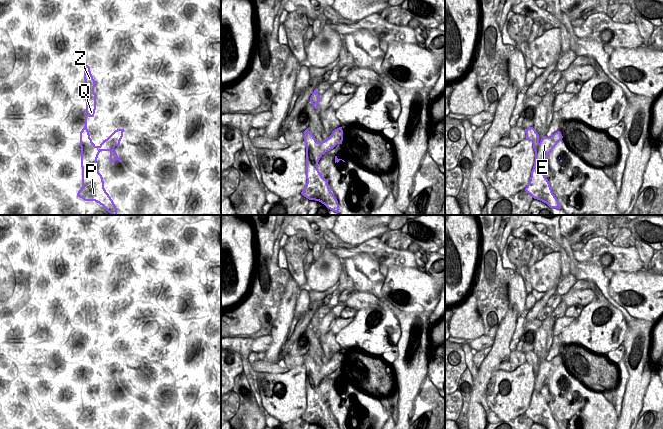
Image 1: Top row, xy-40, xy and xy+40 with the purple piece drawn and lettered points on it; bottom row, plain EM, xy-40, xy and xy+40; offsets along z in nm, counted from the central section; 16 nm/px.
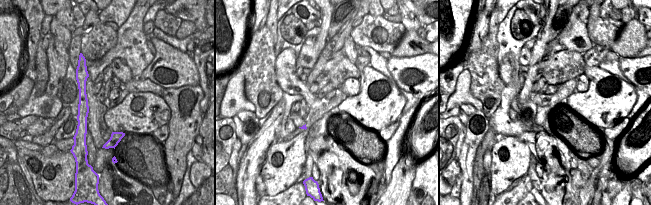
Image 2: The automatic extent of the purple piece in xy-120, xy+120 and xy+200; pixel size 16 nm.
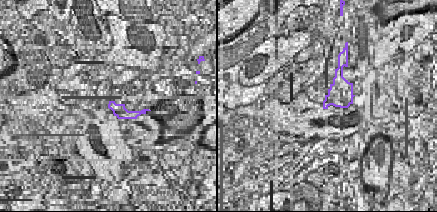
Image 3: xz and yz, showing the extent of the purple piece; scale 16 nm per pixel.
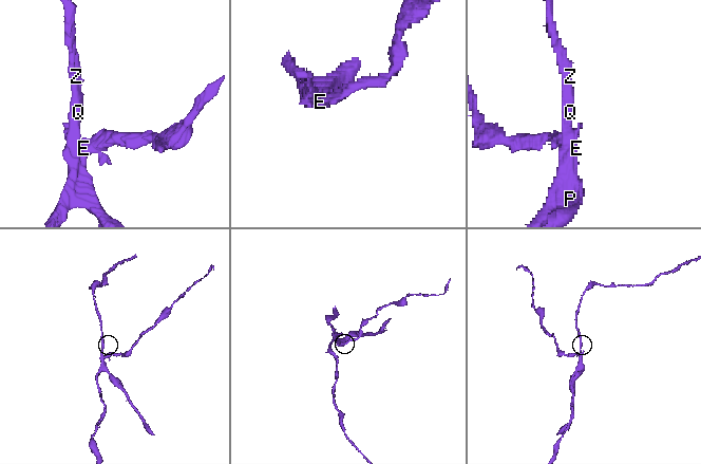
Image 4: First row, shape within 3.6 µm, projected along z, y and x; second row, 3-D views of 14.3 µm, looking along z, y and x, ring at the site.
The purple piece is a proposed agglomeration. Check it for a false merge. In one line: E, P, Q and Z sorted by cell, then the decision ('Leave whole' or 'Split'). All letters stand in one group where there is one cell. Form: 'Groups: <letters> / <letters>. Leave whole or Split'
Groups: E / P Q Z. Split.

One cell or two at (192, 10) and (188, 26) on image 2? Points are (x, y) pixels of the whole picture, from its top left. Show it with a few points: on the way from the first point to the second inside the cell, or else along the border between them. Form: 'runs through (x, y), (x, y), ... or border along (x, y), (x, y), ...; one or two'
border along (183, 19), (190, 20), (197, 29); two

